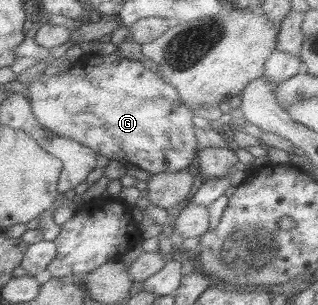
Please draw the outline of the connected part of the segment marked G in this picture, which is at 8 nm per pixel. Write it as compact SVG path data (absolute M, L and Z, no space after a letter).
M115 50L105 56L95 53L84 56L84 60L80 58L80 62L72 64L72 68L69 66L59 75L41 75L34 81L30 80L26 83L28 91L23 94L28 97L36 122L52 134L87 146L108 160L119 160L127 166L134 165L150 175L156 175L184 171L195 160L199 149L191 110L180 104L174 88L162 80L140 62L124 58Z

